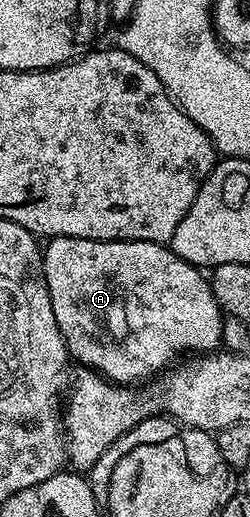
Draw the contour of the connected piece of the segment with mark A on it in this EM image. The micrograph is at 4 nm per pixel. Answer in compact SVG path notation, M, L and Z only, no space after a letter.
M52 237L46 242L42 255L45 283L49 287L49 299L53 303L53 319L57 319L57 327L63 338L67 340L68 354L74 360L76 357L80 361L78 363L80 366L95 370L108 381L114 381L115 384L124 387L131 387L136 383L162 374L172 362L184 355L206 355L220 348L225 317L213 295L210 280L204 274L203 277L199 274L202 273L200 266L191 265L185 259L181 259L166 244L158 245L152 241L94 241L93 239L77 239L76 237Z

